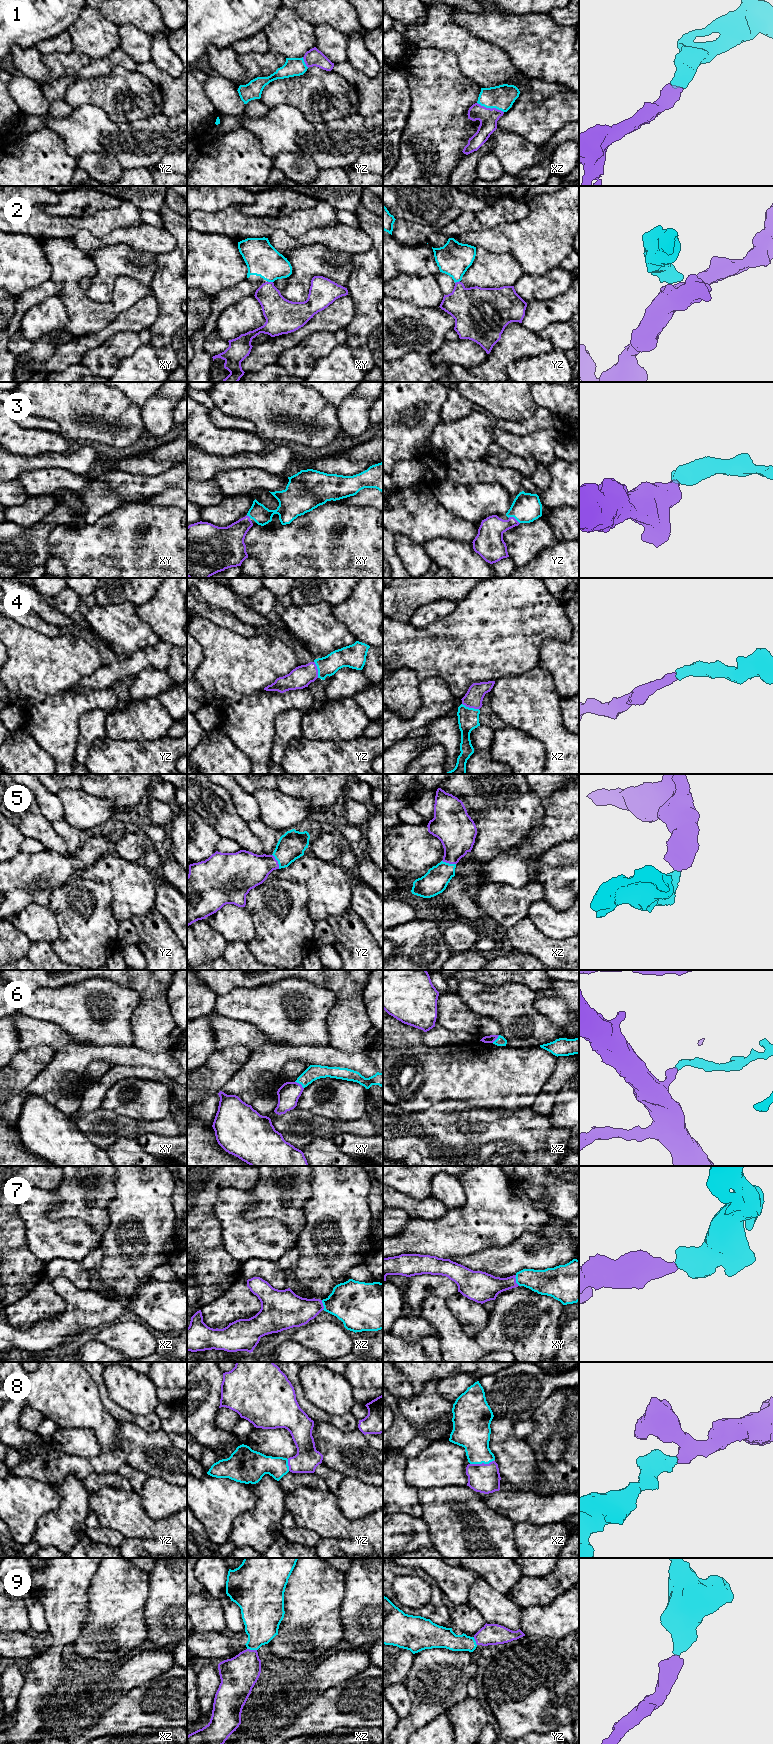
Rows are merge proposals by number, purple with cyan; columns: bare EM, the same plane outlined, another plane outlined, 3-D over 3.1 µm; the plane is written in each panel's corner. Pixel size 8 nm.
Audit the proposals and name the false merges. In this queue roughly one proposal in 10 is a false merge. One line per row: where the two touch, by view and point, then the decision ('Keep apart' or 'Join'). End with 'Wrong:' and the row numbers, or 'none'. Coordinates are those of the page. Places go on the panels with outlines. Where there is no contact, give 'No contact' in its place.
1: Touches purple at xz (490, 108). Join
2: Touches purple at xy (270, 282). Join
3: Touches purple at yz (514, 518). Join
4: Touches purple at xz (470, 707). Join
5: Touches purple at yz (277, 861). Join
6: Touches purple at xy (300, 1084). Join
7: Touches purple at xy (515, 1280). Join
8: Touches purple at xz (482, 1463). Join
9: Touches purple at xz (252, 1650). Join
Wrong: none

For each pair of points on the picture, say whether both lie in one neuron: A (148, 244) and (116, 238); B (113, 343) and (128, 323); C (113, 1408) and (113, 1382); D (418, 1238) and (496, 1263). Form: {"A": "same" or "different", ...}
{"A": "same", "B": "different", "C": "different", "D": "different"}

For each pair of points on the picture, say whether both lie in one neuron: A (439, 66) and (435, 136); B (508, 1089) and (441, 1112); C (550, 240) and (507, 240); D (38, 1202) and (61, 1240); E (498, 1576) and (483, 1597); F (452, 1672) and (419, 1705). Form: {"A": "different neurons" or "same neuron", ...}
{"A": "same neuron", "B": "different neurons", "C": "same neuron", "D": "same neuron", "E": "different neurons", "F": "same neuron"}

